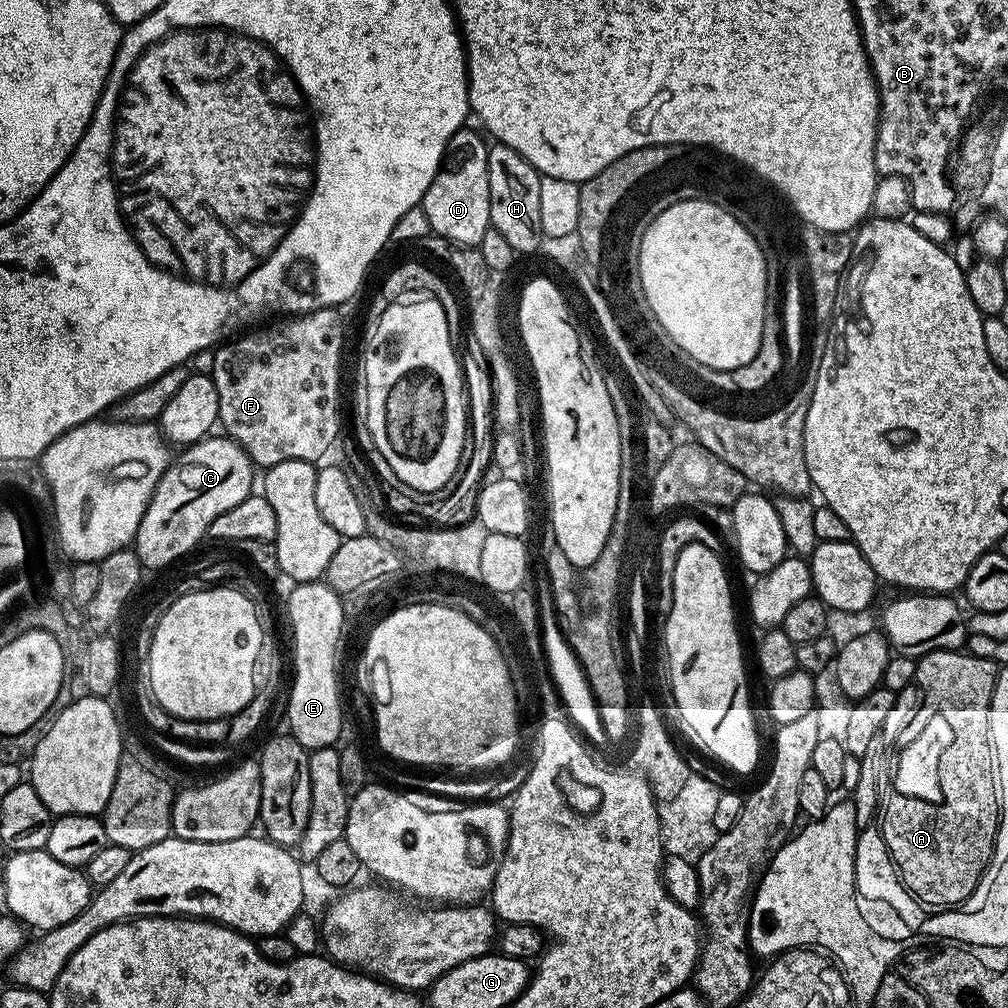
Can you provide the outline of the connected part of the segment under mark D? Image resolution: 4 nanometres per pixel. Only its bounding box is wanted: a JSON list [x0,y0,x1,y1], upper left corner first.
[422,126,490,246]

